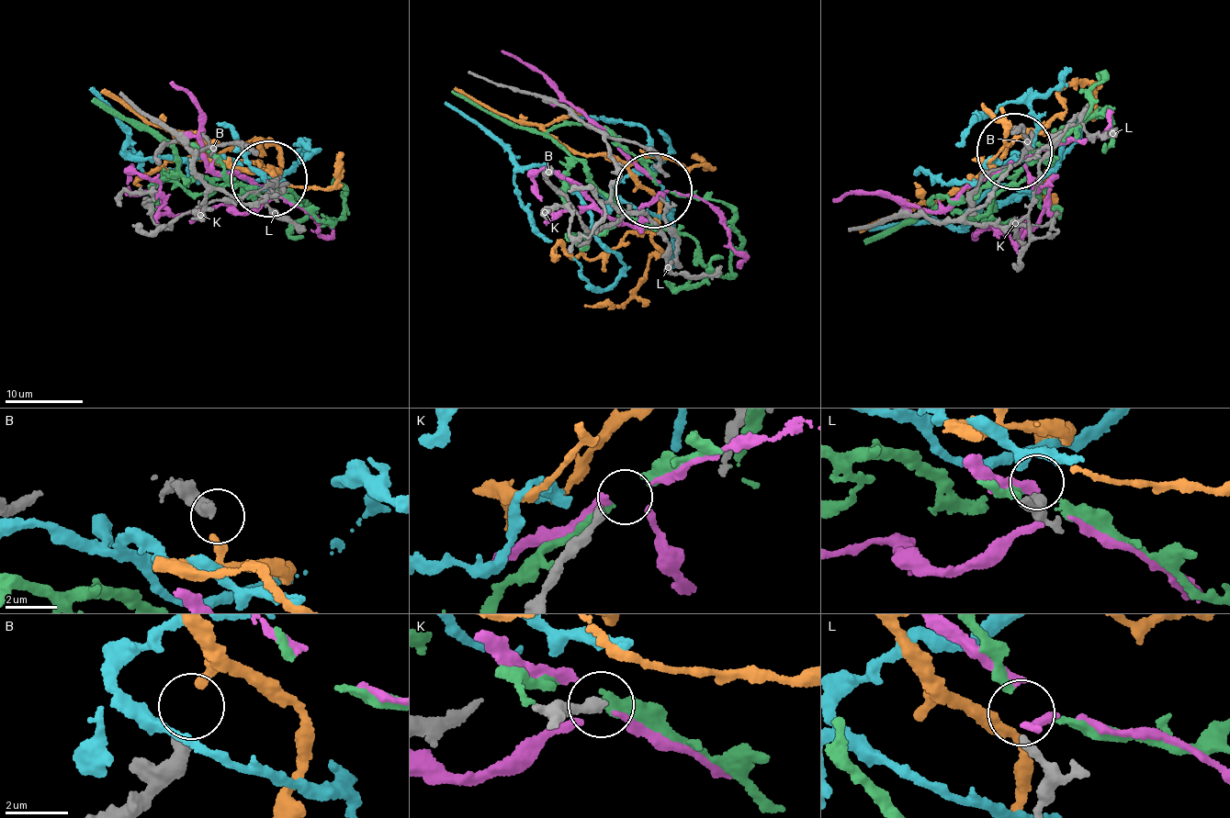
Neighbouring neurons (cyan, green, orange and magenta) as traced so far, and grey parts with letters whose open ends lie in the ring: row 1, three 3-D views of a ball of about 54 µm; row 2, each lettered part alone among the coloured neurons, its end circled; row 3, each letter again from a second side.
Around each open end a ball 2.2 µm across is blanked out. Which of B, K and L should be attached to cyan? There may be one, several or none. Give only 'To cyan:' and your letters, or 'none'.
To cyan: none

